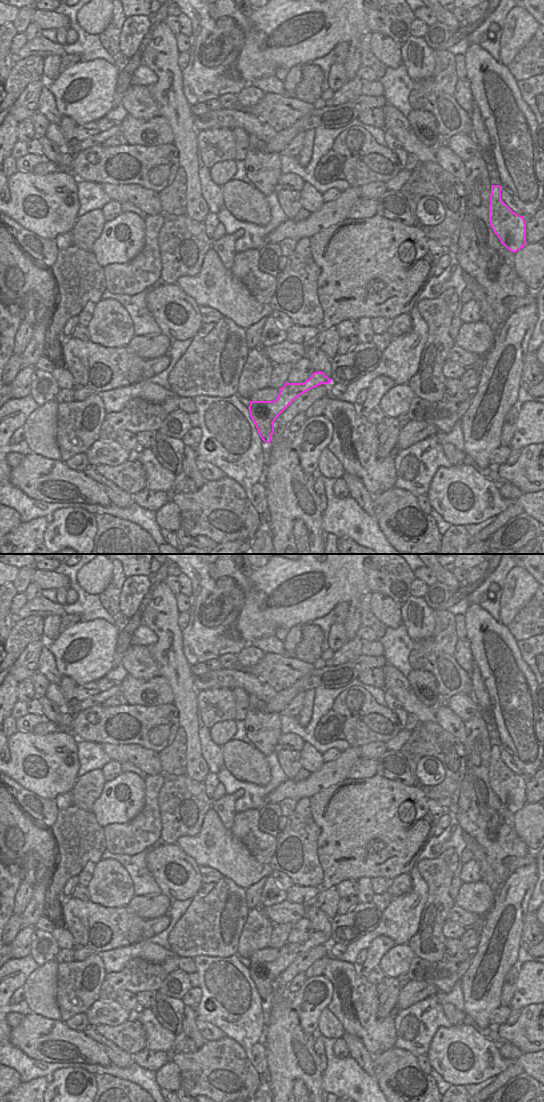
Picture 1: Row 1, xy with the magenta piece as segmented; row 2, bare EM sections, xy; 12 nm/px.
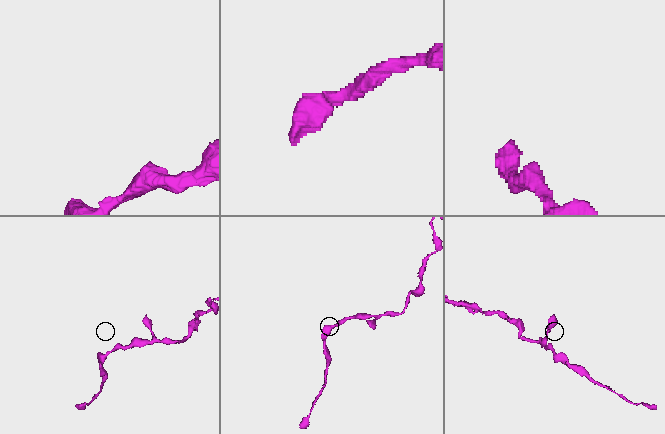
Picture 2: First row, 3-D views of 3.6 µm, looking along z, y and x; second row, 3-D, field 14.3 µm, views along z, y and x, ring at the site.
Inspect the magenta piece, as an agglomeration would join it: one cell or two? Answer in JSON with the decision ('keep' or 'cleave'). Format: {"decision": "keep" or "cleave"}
{"decision": "keep"}

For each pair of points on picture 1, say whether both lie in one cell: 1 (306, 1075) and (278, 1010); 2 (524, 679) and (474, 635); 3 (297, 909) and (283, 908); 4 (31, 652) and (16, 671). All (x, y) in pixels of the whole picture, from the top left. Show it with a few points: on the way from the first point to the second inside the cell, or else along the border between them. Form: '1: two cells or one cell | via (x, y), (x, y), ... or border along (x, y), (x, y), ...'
1: one cell | via (291, 1059), (290, 1051), (285, 1042), (283, 1026)
2: one cell | via (511, 666), (487, 640)
3: one cell | via (294, 909), (286, 909)
4: one cell | via (29, 657), (21, 666)

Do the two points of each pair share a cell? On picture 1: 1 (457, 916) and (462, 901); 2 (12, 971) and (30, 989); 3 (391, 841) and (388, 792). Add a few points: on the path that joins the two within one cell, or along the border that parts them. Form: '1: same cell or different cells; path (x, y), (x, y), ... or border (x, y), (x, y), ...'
1: different cells; border (455, 904), (478, 916)
2: different cells; border (39, 966), (30, 973), (22, 986)
3: same cell; path (388, 829), (388, 804)

